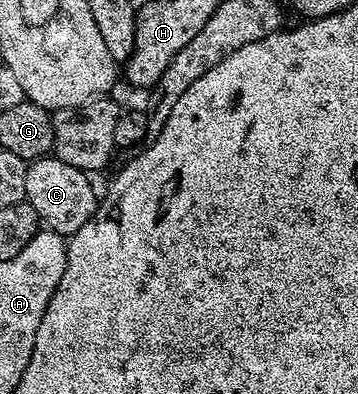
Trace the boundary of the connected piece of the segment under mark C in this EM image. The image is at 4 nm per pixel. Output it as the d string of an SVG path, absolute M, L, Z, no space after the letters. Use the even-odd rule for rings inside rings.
M56 156L34 158L28 163L26 194L24 201L29 202L40 221L48 229L62 236L71 236L91 220L97 210L99 194L93 191L89 183L90 175L71 164L63 164Z

